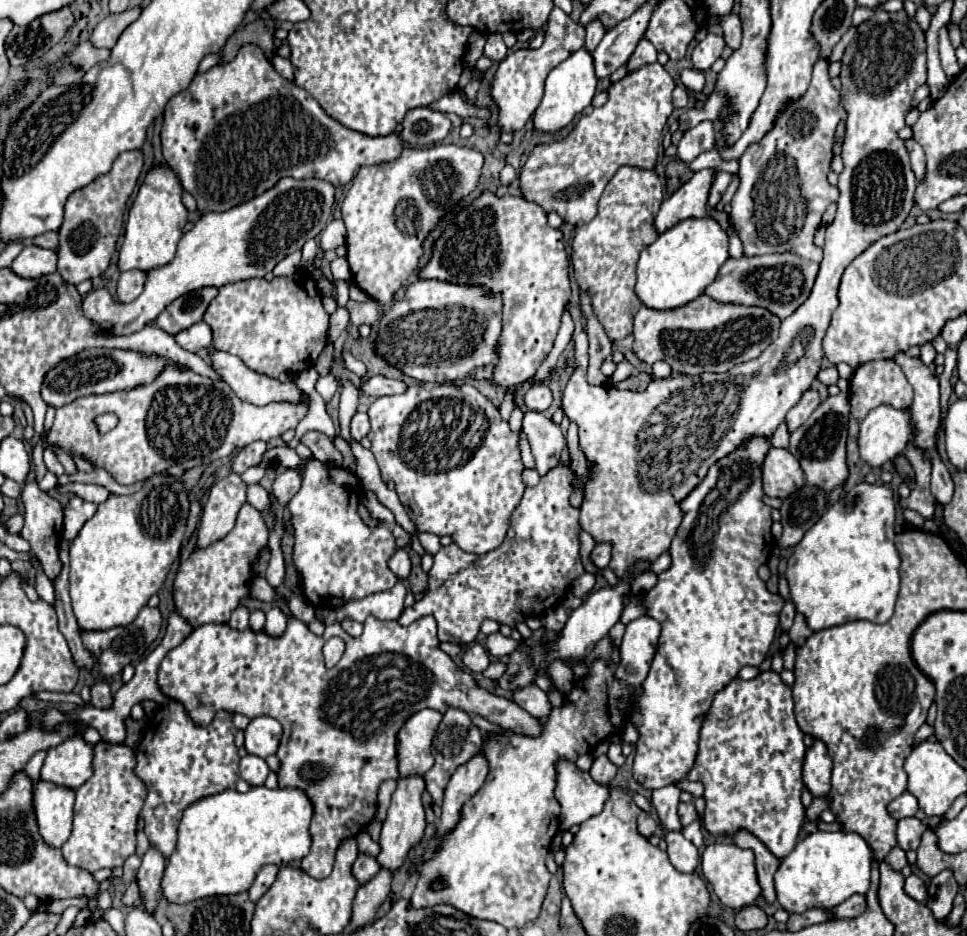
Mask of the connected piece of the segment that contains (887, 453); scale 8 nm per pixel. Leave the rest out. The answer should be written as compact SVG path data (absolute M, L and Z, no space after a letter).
M887 404L877 406L861 422L859 456L869 466L883 466L903 452L909 434L909 412Z

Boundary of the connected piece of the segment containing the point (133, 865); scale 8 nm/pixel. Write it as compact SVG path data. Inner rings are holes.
M133 854L133 856L129 856L127 860L125 860L125 866L123 866L123 880L135 880L135 872L137 872L137 868L139 868L139 864L141 864L141 856L137 856L137 854Z

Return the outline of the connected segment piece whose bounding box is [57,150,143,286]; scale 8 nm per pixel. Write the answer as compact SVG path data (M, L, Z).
M141 150L121 152L113 162L109 174L99 176L93 184L73 192L65 204L65 220L59 228L59 264L57 272L67 284L79 284L89 278L97 278L107 266L115 252L117 238L123 228L123 214L127 210L129 196L135 190L137 178L143 170Z

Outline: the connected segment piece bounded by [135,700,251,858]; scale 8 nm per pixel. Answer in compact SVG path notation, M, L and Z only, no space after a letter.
M175 700L159 708L147 722L145 738L137 746L135 774L147 786L147 800L141 810L145 834L151 844L161 848L165 858L169 858L177 846L177 832L183 810L193 804L193 800L223 790L249 792L251 786L239 776L239 754L233 736L235 726L229 712L219 710L209 726L197 728L185 714L185 708Z

